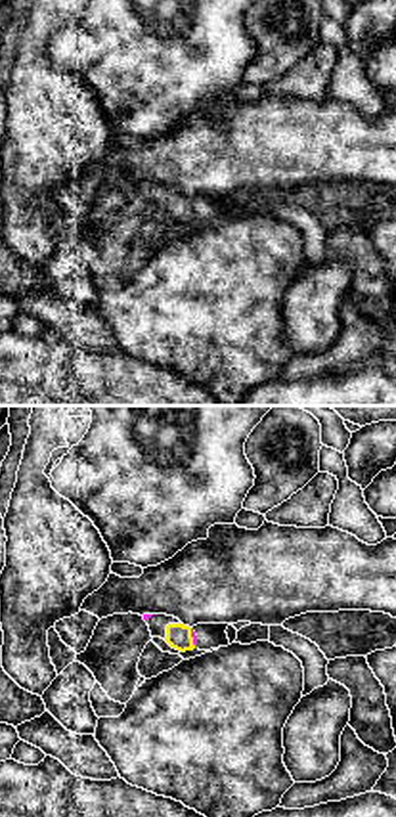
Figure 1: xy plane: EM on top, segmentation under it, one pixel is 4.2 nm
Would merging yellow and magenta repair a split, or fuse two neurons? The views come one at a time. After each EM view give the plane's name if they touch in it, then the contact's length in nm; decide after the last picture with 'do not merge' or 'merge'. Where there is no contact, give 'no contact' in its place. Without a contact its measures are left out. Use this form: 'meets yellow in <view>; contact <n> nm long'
meets yellow in xy; contact 90 nm long

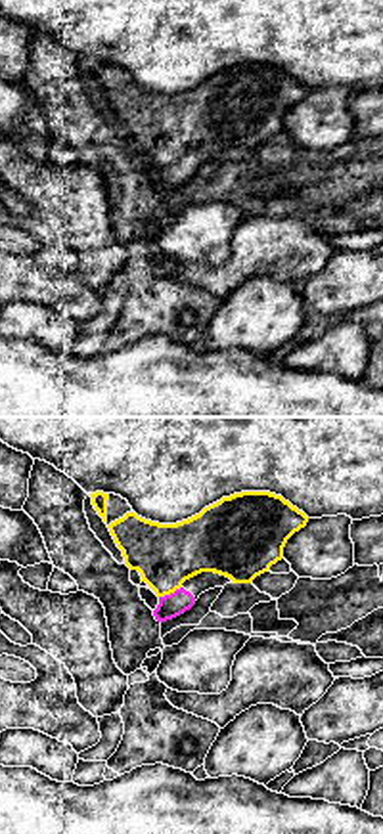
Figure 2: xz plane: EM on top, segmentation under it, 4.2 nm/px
meets yellow in xz; contact 110 nm long

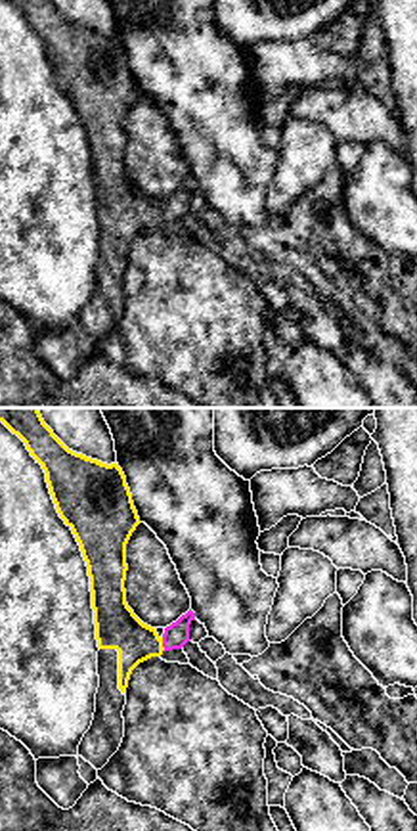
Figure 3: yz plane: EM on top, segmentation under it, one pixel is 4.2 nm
meets yellow in yz; contact 60 nm long

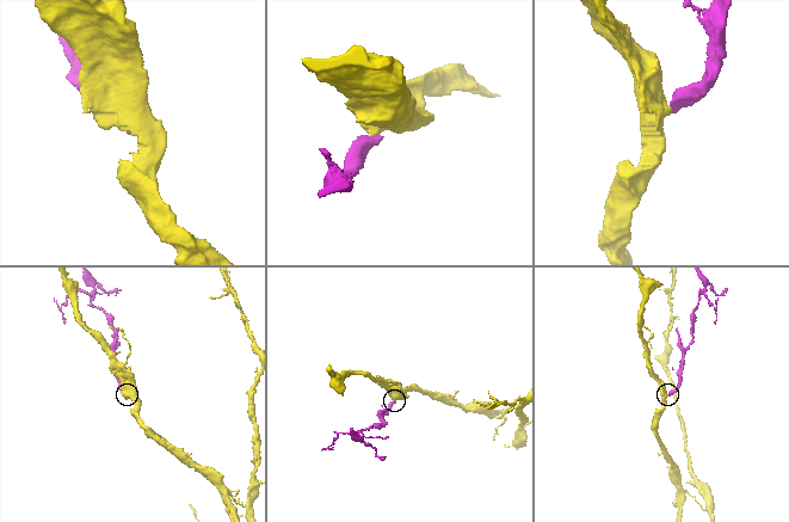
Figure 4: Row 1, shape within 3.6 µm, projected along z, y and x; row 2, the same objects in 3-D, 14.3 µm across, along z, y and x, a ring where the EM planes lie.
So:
merge

